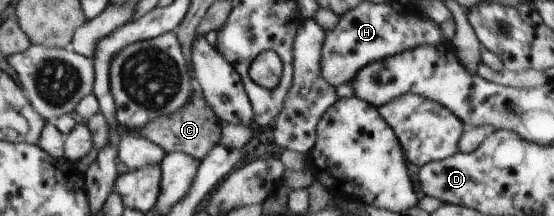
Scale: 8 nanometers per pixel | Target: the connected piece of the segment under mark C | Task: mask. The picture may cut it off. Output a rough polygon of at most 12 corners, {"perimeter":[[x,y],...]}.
{"perimeter":[[195,88],[176,112],[137,134],[198,161],[222,123]]}

